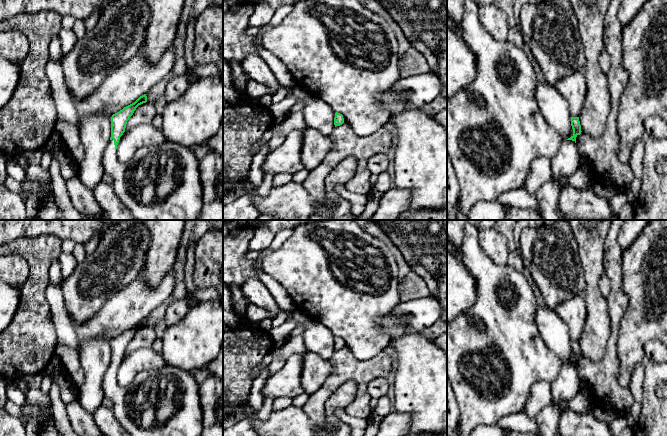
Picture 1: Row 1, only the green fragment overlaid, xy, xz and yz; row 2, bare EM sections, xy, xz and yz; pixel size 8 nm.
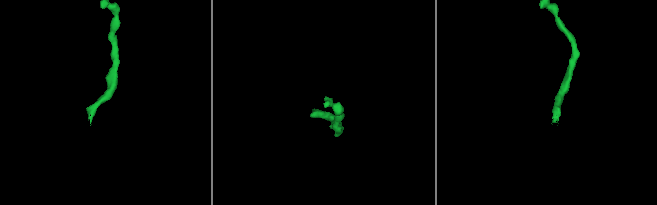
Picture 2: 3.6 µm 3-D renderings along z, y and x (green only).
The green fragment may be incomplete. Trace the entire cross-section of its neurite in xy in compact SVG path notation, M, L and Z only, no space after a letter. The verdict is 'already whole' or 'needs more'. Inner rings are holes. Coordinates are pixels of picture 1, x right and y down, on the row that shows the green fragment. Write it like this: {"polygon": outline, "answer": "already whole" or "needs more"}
{"polygon": "M146 94L140 96L134 103L124 107L111 117L111 137L103 157L102 165L105 173L113 177L112 188L117 197L131 211L136 220L198 220L202 209L202 187L199 173L199 159L193 148L189 148L166 140L163 144L139 148L133 158L125 163L118 160L116 149L120 137L125 132L127 121L136 108L147 102Z", "answer": "needs more"}

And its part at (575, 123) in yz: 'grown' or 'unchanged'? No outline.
grown

